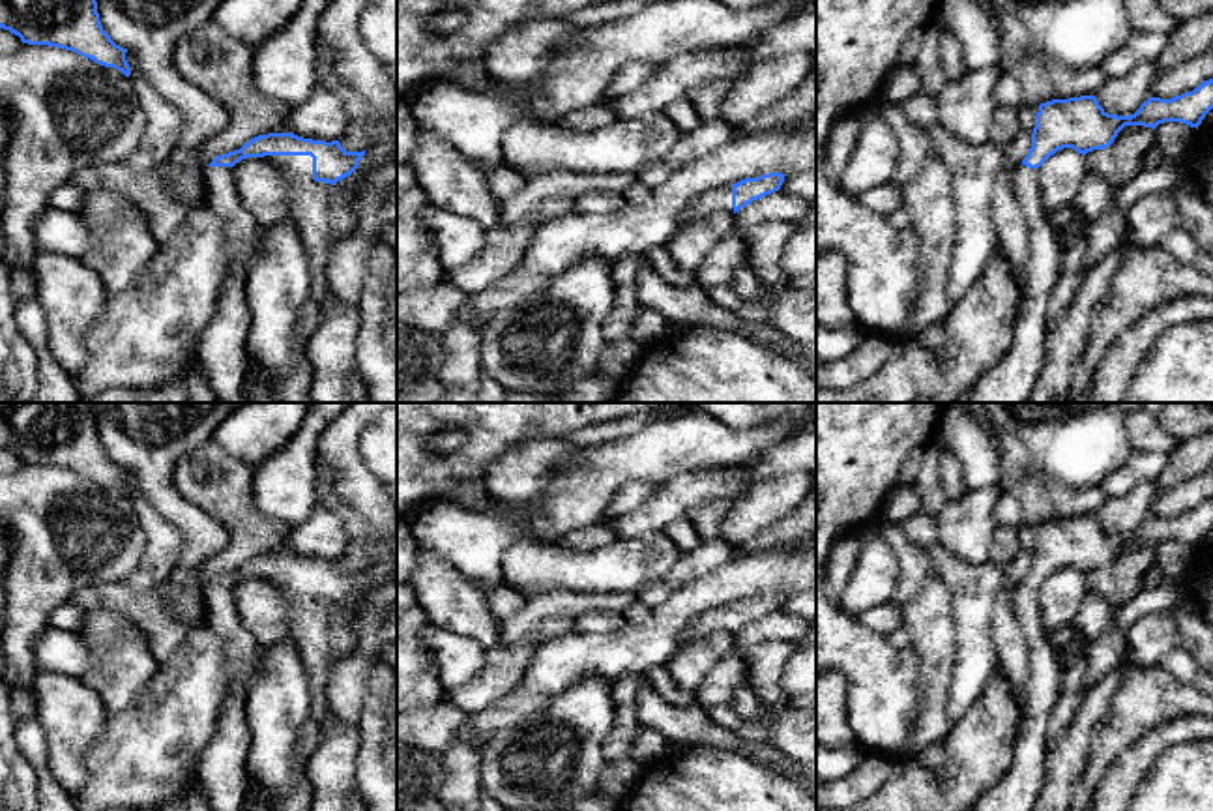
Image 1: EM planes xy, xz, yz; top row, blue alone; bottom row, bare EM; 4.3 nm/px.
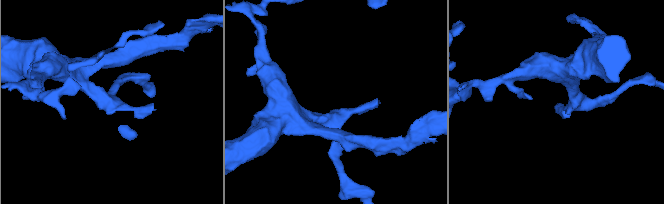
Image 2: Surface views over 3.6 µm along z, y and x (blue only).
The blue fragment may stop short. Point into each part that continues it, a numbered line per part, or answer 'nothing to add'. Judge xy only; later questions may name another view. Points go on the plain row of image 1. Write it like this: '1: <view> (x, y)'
1: xy (309, 620)
2: xy (221, 770)

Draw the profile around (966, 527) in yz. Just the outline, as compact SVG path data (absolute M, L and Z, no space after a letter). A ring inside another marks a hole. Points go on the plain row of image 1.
M1000 483L968 491L958 500L949 500L936 519L940 545L966 562L983 564L990 560L990 547L998 523L994 508L1003 494Z

